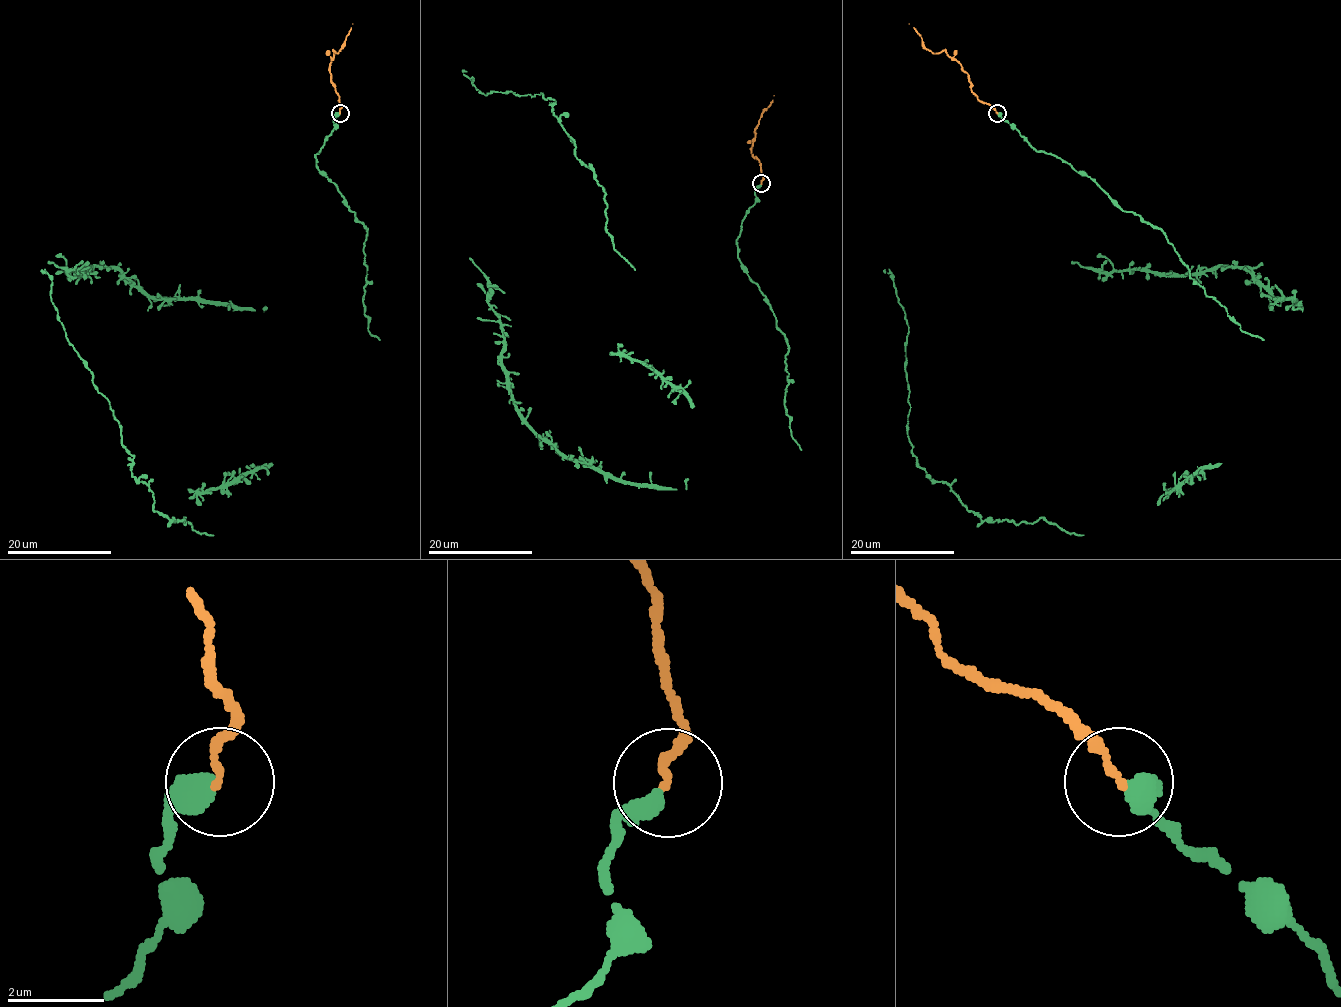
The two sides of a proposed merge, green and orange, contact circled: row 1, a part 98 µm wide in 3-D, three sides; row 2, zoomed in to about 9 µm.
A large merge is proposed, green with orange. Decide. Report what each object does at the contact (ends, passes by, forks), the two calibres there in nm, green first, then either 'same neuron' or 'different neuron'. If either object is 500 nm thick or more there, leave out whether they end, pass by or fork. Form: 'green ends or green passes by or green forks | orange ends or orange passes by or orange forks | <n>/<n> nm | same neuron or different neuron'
500/170 nm | same neuron

